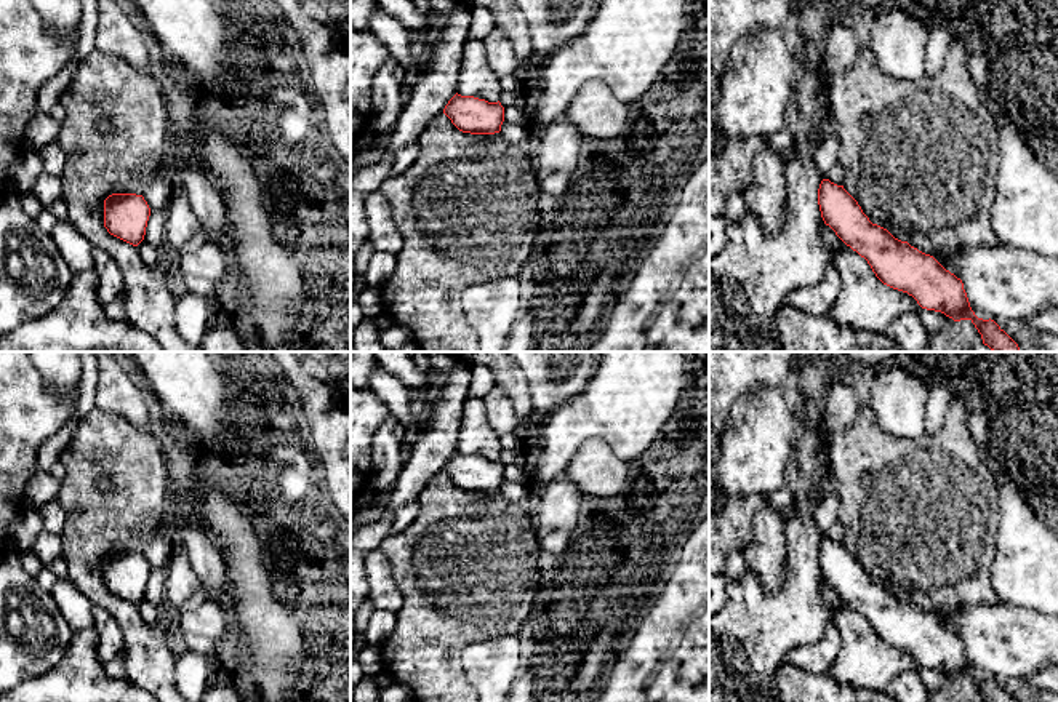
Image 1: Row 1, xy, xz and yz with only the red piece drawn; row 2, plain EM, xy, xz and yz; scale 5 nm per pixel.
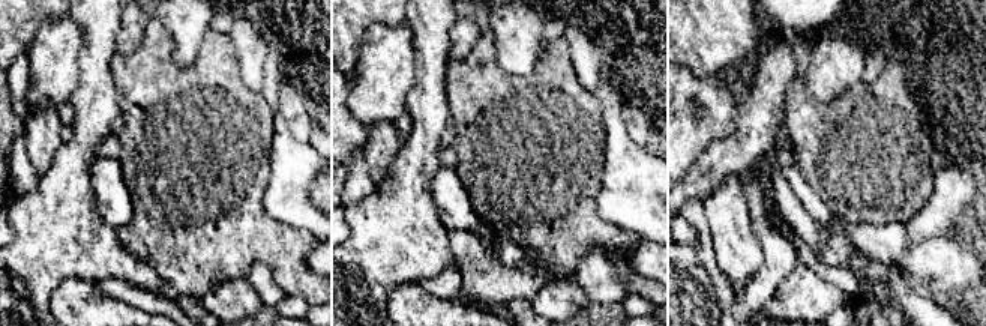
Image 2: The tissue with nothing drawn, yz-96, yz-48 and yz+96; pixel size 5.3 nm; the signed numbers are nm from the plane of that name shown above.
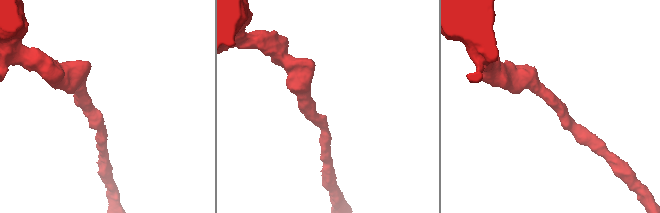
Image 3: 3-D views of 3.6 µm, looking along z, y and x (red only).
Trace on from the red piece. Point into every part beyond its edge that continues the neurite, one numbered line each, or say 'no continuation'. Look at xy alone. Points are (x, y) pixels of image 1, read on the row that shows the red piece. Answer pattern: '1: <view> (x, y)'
no continuation

